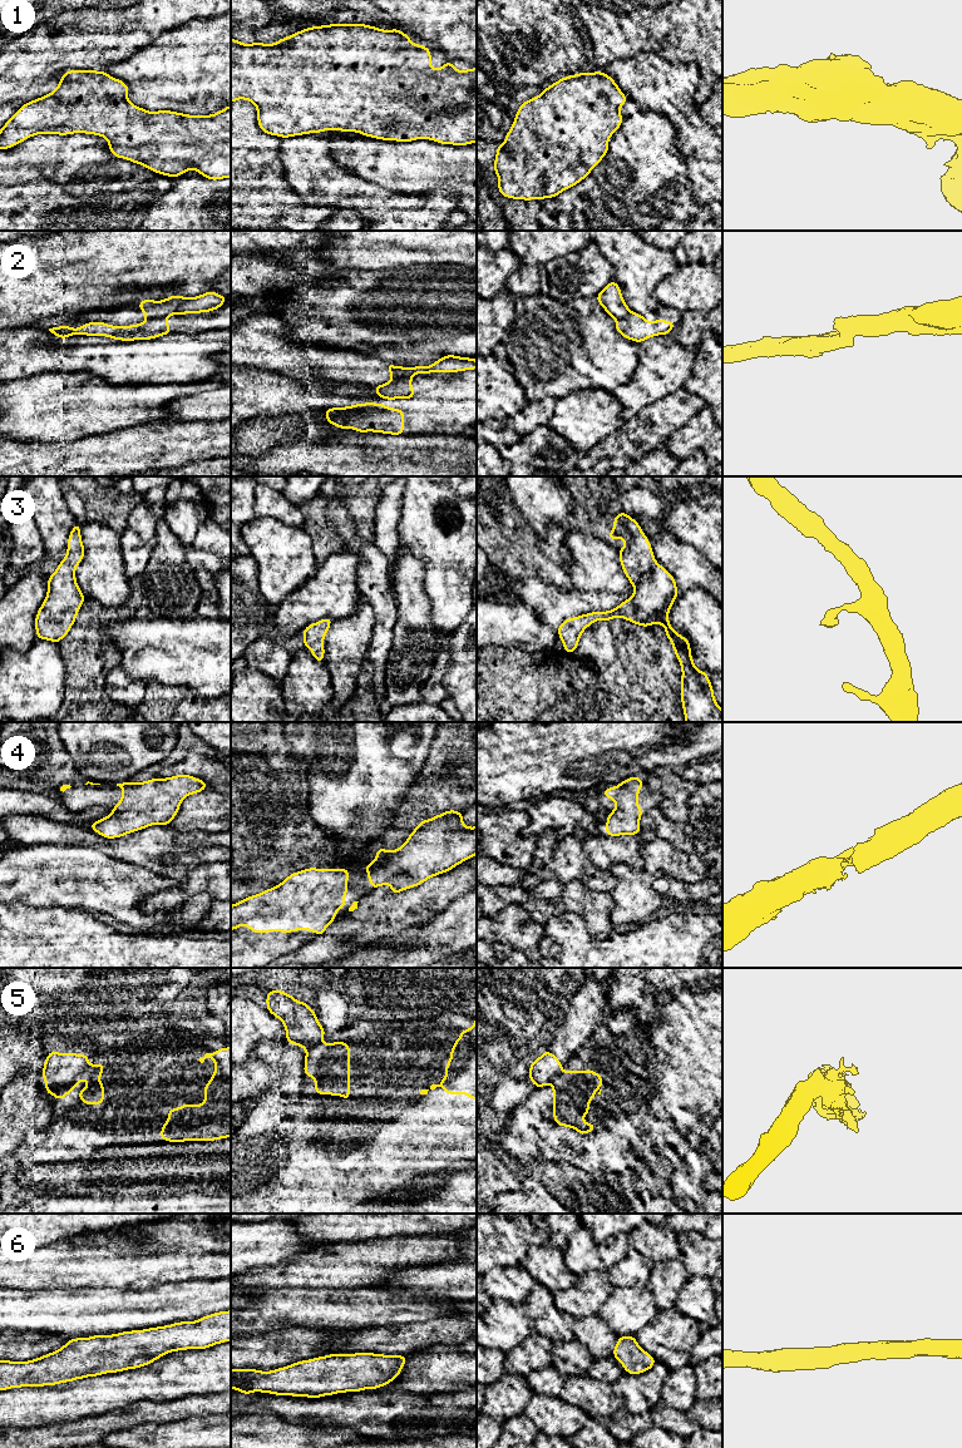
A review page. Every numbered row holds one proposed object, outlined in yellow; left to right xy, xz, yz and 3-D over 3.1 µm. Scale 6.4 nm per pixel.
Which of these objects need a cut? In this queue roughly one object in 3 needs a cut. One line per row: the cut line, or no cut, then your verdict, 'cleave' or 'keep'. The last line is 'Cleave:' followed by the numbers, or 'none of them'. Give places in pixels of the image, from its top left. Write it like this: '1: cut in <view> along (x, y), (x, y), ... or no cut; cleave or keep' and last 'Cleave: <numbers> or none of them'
1: no cut; keep
2: cut in xz along (413, 375), (391, 380); cleave
3: no cut; keep
4: no cut; keep
5: cut in xy along (89, 1065), (70, 1082), (63, 1085), (54, 1095); cleave
6: no cut; keep
Cleave: 2, 5

